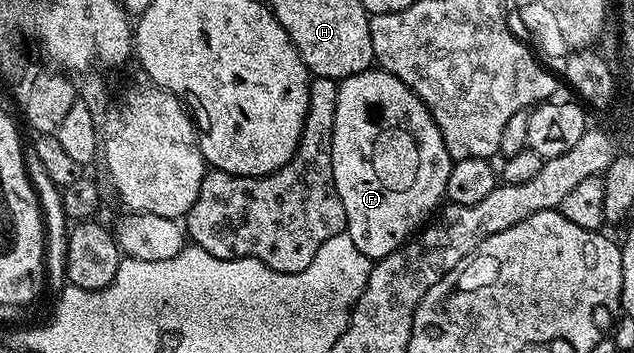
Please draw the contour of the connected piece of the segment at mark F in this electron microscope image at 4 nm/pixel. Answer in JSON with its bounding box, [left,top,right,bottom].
[334,69,452,261]

